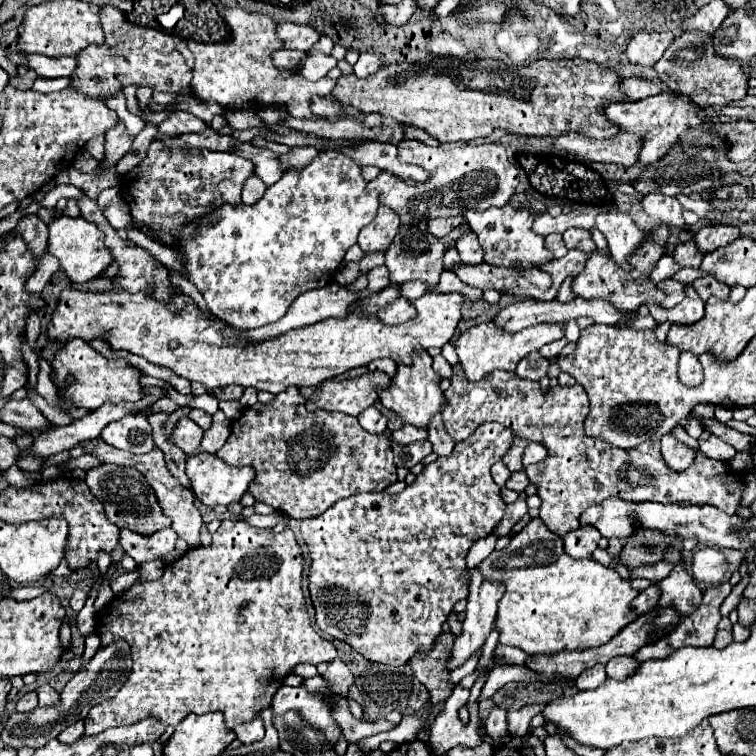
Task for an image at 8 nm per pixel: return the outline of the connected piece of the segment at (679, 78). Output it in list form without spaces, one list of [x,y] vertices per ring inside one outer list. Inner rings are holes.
[[[685,31],[679,35],[667,47],[665,55],[655,63],[655,71],[671,91],[691,97],[699,107],[725,105],[747,95],[747,75],[741,71],[739,63],[715,55],[711,35],[705,35],[701,31]]]

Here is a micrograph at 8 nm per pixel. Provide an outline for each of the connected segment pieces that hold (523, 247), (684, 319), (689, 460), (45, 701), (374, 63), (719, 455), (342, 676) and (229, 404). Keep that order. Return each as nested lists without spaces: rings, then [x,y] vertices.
[[[505,205],[501,209],[491,207],[487,211],[465,211],[463,217],[471,225],[471,229],[477,233],[479,243],[485,251],[485,263],[501,265],[501,267],[513,267],[513,265],[543,265],[551,261],[551,253],[543,245],[543,237],[535,235],[531,231],[533,213],[525,209],[513,209],[511,205]]]
[[[685,297],[673,309],[661,309],[654,302],[649,302],[646,306],[649,308],[651,316],[659,323],[669,321],[673,325],[693,325],[705,315],[705,303],[701,299],[689,299],[689,297]]]
[[[665,435],[661,439],[661,455],[667,467],[673,471],[685,471],[689,465],[693,465],[693,459],[695,459],[695,451],[679,443],[673,435]]]
[[[49,683],[41,685],[37,691],[39,691],[39,705],[41,707],[57,707],[57,703],[61,701],[59,693]]]
[[[361,53],[359,55],[359,61],[353,65],[353,71],[355,75],[361,79],[365,79],[367,75],[373,75],[377,69],[381,67],[381,61],[373,55],[373,53]]]
[[[711,435],[707,440],[699,438],[698,442],[699,450],[712,459],[729,461],[737,453],[732,446],[714,435]]]
[[[333,659],[329,663],[329,669],[325,671],[325,677],[331,681],[333,691],[337,691],[337,693],[347,697],[349,685],[353,683],[353,675],[351,675],[351,671],[347,669],[347,665],[341,659]]]
[[[219,401],[219,409],[227,415],[227,419],[235,421],[241,413],[241,405],[237,401]]]

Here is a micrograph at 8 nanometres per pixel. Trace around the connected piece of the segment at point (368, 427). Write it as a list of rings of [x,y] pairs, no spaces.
[[[369,407],[369,409],[365,409],[361,415],[359,415],[359,423],[361,423],[361,427],[365,429],[365,431],[369,431],[369,433],[383,433],[385,429],[387,429],[387,419],[375,409],[375,407]]]

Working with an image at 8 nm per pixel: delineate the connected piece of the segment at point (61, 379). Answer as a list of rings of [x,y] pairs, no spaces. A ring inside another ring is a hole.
[[[71,339],[67,345],[63,345],[55,357],[51,359],[53,369],[53,385],[61,391],[65,399],[69,399],[75,407],[83,409],[97,409],[105,401],[109,403],[121,403],[121,401],[139,401],[143,397],[141,385],[137,383],[139,373],[123,359],[119,361],[107,361],[103,355],[99,355],[87,341],[83,339]],[[73,377],[73,381],[65,387],[67,379]]]

